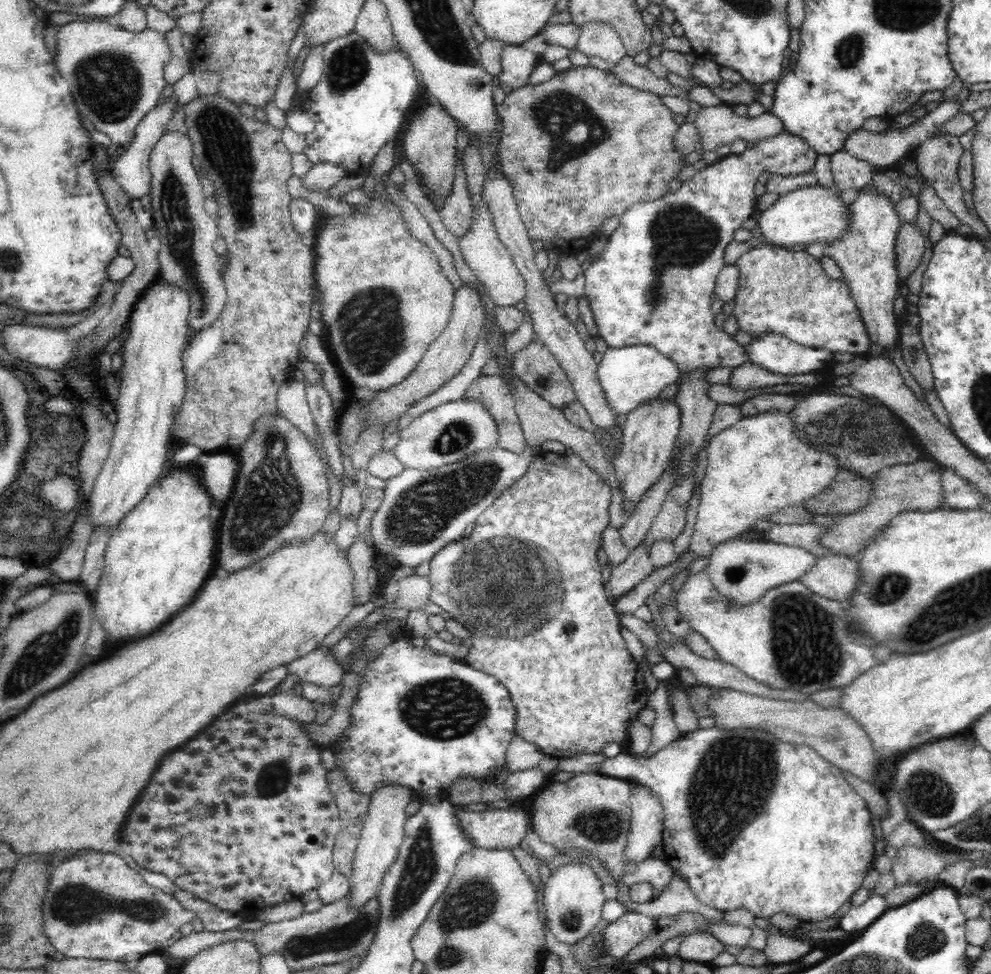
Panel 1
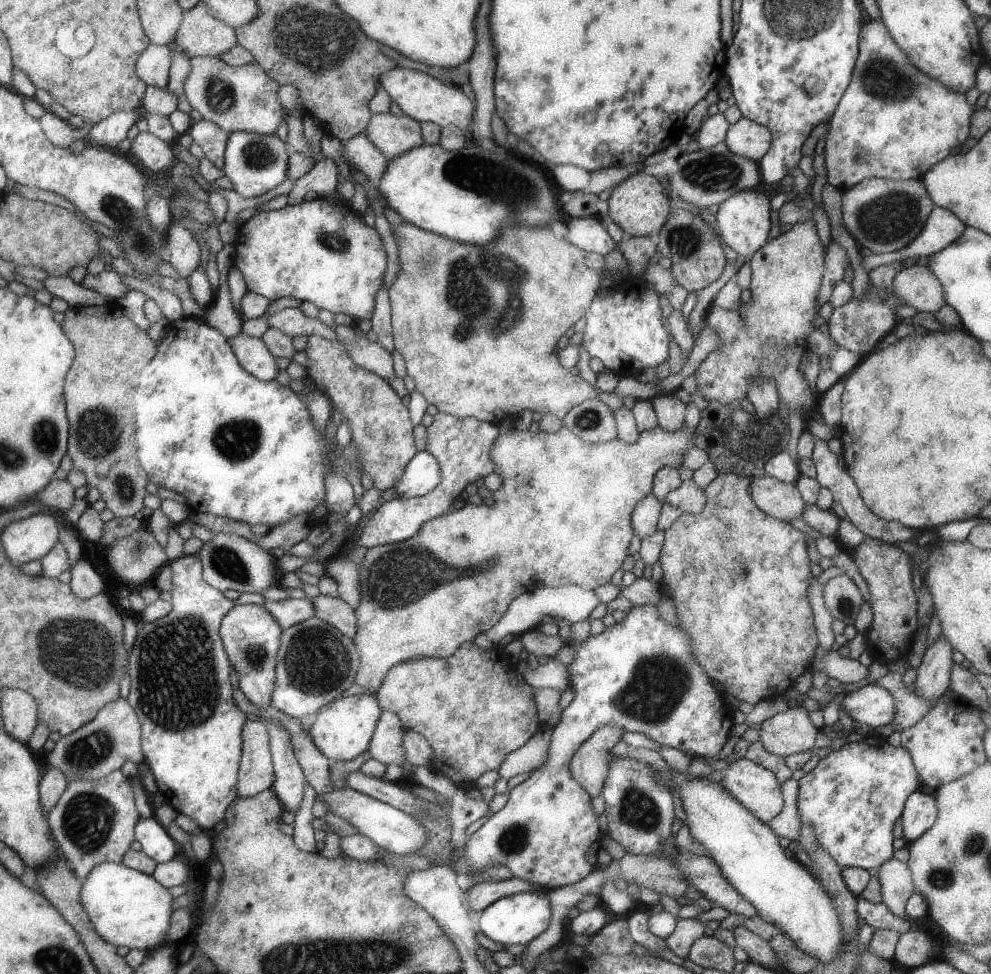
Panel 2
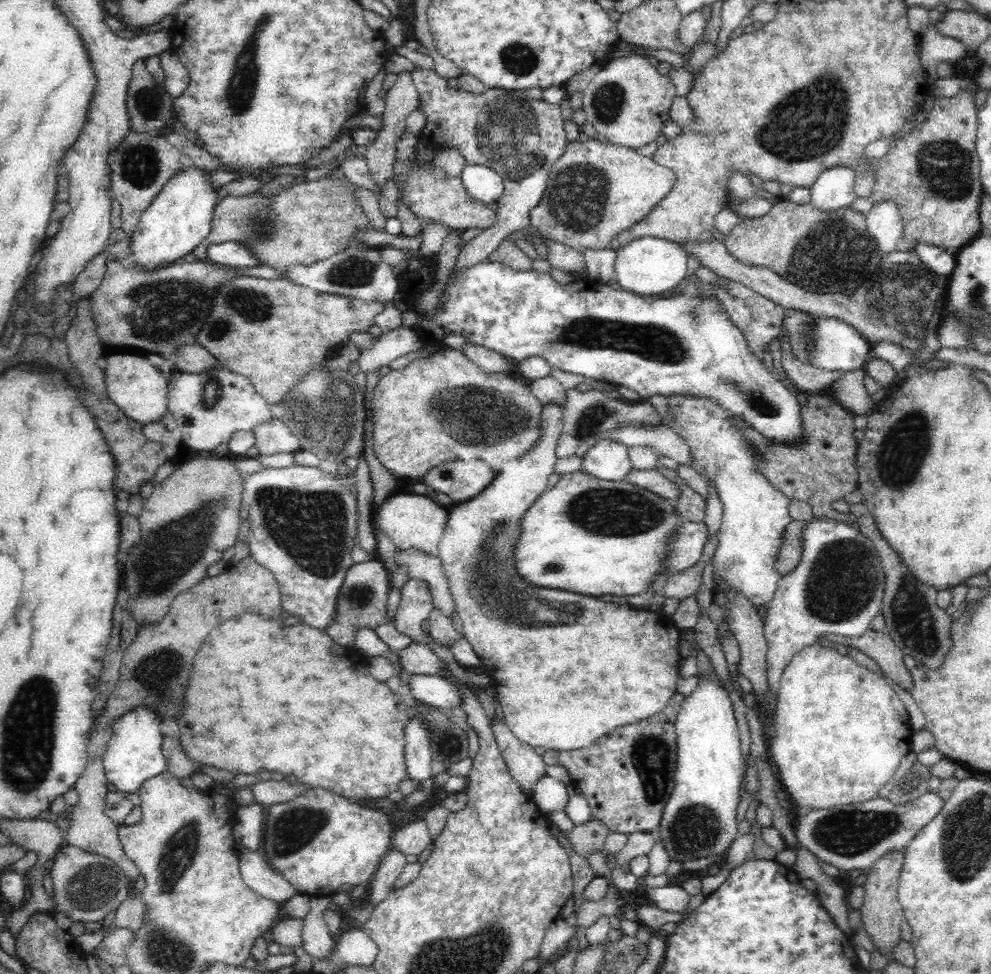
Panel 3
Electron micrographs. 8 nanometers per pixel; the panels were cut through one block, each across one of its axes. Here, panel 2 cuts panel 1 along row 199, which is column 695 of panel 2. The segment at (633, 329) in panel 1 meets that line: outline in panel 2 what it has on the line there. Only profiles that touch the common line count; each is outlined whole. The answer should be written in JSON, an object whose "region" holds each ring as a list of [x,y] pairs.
{"region":[[[656,604],[634,606],[623,622],[616,622],[614,626],[606,627],[604,632],[596,636],[590,635],[581,642],[572,637],[572,623],[558,619],[557,624],[557,635],[562,638],[564,646],[575,652],[572,663],[567,666],[575,697],[562,711],[560,722],[554,727],[548,750],[550,758],[532,771],[524,782],[510,790],[504,808],[490,816],[464,845],[468,878],[490,864],[504,864],[511,869],[514,877],[551,890],[580,882],[592,874],[598,864],[596,858],[600,850],[600,828],[596,822],[598,814],[592,808],[590,794],[572,776],[570,763],[575,752],[598,728],[618,724],[628,732],[642,733],[661,746],[677,748],[692,758],[718,756],[730,734],[734,720],[732,710],[710,684],[710,676],[704,672],[703,665],[692,652],[692,640],[688,632],[663,620]]]}

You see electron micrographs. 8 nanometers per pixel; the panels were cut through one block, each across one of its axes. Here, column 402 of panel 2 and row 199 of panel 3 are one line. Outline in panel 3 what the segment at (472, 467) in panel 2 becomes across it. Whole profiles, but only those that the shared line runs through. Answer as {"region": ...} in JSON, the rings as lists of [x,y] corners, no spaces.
{"region":[[[416,67],[410,74],[419,96],[417,109],[425,116],[425,124],[429,130],[422,133],[421,137],[429,137],[428,142],[436,152],[440,146],[455,148],[464,156],[466,165],[491,166],[503,177],[504,190],[497,200],[496,224],[482,230],[483,232],[466,243],[456,256],[458,265],[472,265],[476,261],[484,261],[509,234],[530,226],[530,210],[540,202],[547,187],[549,173],[569,143],[564,132],[565,119],[562,117],[562,110],[559,104],[527,97],[523,90],[490,88],[481,94],[474,94],[463,89],[448,87],[447,78],[438,75],[434,69]]]}

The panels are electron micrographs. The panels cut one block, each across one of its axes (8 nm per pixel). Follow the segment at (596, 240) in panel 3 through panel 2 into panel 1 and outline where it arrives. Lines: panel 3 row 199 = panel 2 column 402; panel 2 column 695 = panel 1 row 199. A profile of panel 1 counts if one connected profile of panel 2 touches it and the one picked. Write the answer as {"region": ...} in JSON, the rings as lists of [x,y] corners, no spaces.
{"region":[[[431,101],[424,110],[413,116],[409,123],[408,131],[403,136],[404,154],[410,160],[415,171],[420,173],[425,184],[425,190],[431,192],[436,200],[447,199],[454,182],[456,160],[456,132],[459,127],[456,121],[443,109]]]}

